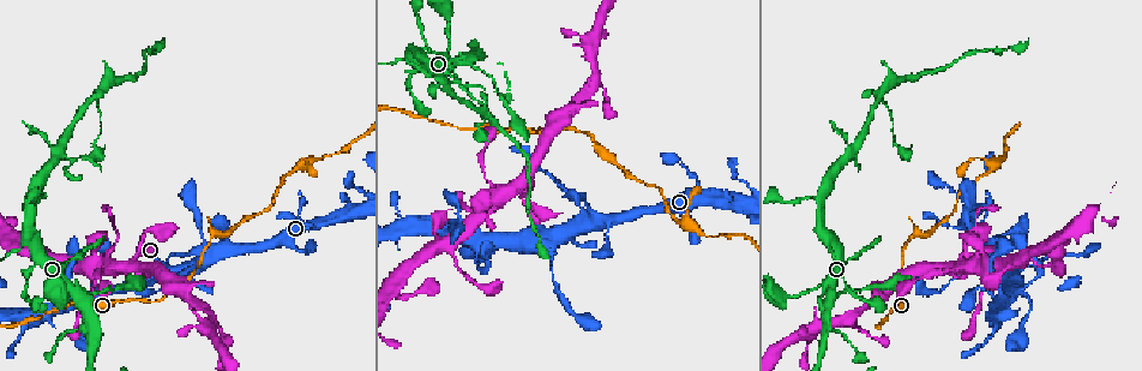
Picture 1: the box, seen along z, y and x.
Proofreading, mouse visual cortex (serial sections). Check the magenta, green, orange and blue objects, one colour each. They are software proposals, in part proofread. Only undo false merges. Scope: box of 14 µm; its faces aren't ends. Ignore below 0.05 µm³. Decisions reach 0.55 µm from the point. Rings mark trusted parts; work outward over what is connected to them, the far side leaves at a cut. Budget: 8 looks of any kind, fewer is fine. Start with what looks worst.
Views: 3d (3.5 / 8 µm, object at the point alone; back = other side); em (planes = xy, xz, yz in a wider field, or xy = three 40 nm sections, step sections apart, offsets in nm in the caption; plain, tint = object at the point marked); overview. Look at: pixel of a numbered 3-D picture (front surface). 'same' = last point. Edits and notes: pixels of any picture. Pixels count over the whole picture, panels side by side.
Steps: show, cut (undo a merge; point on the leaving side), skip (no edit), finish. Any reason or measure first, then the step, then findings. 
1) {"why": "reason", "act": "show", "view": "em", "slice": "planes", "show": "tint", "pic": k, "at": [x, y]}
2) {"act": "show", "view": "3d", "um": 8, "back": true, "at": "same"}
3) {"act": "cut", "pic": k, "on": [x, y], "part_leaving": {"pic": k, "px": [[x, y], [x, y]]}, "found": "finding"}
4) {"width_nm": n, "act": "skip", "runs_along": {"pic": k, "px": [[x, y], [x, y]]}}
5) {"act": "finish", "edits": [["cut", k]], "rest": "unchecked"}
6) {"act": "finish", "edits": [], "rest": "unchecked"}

{"why": "thick turns thin", "act": "show", "view": "3d", "um": 3.5, "pic": 1, "at": [213, 233]}

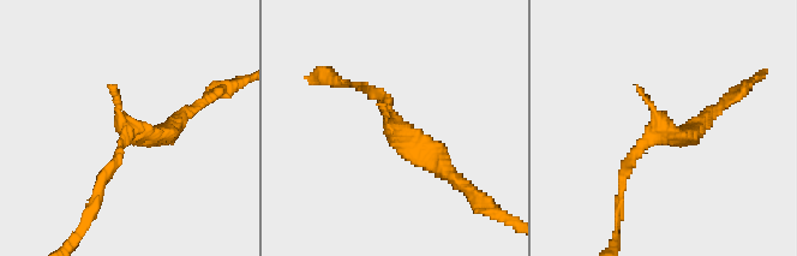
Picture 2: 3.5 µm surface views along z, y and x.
{"act": "show", "view": "em", "slice": "planes", "show": "tint", "pic": 2, "at": [400, 132]}

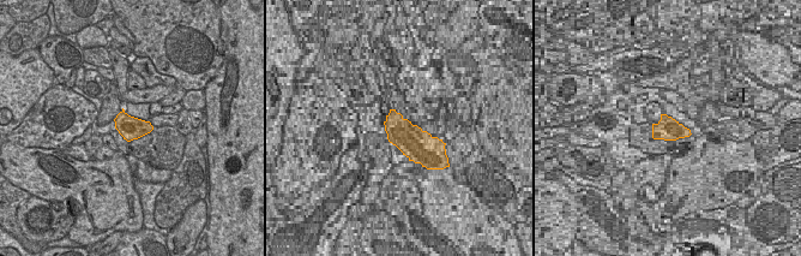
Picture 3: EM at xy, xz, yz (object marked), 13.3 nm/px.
{"width_nm": 320, "act": "skip", "runs_along": {"pic": 2, "px": [[370, 89], [457, 182]]}, "found": "continuous, no second cell"}

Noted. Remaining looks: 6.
{"why": "narrows sharply", "act": "show", "view": "3d", "um": 3.5, "pic": 1, "at": [418, 51]}

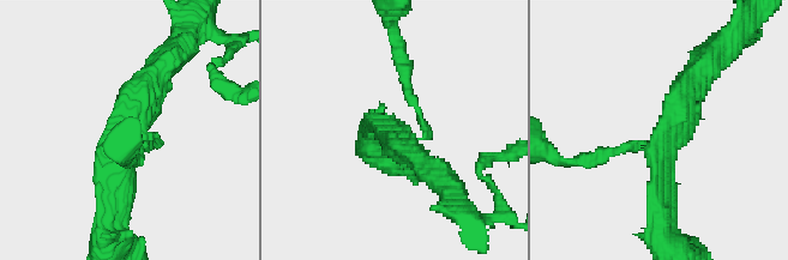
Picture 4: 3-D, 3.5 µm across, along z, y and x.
{"arms": 3, "arm_widths_nm": [150, 250, 350], "why": "now the EM", "act": "show", "view": "em", "slice": "xy", "step": 2, "show": "tint", "pic": 4, "at": [397, 137]}

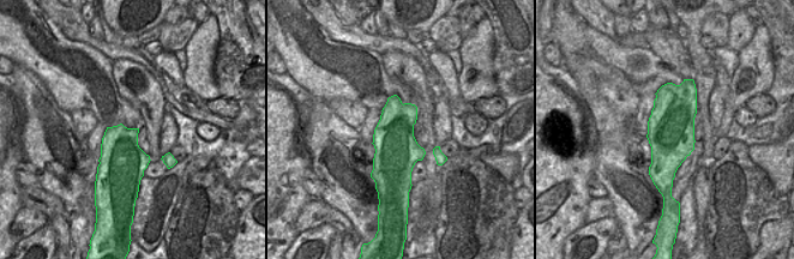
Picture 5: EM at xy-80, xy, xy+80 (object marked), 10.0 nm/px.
{"act": "show", "view": "em", "slice": "xy", "step": 1, "show": "tint", "at": "same"}

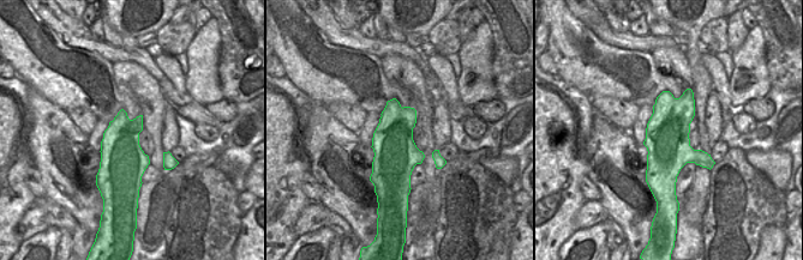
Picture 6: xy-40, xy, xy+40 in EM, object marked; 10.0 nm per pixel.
{"act": "skip", "runs_along": {"pic": 4, "px": [[114, 210], [122, 132], [162, 66]]}, "found": "continuous, no second cell"}

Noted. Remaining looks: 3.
{"why": "sharp bend", "act": "show", "view": "3d", "um": 8, "pic": 1, "at": [882, 94]}

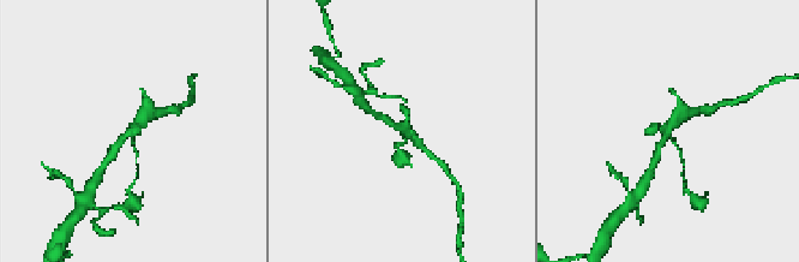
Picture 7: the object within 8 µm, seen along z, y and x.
{"act": "show", "view": "em", "slice": "xy", "step": 1, "show": "tint", "pic": 7, "at": [130, 134]}

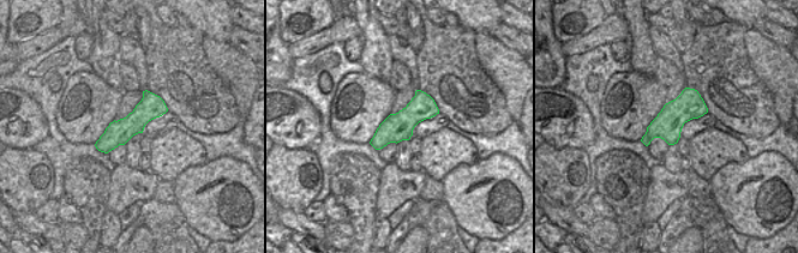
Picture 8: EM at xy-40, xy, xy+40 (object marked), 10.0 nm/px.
{"act": "cut", "pic": 7, "on": [401, 153], "found": "a second cell is stuck on"}

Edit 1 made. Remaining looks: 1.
{"act": "finish", "edits": [["cut", 7]], "rest": "unchecked"}

